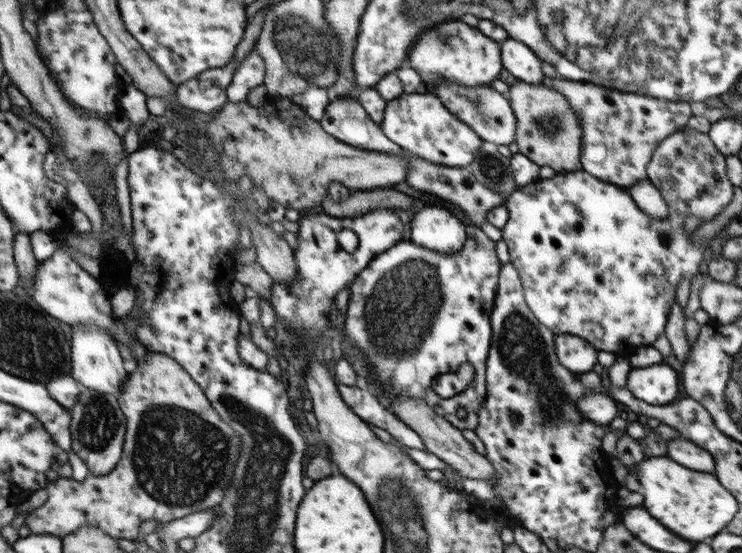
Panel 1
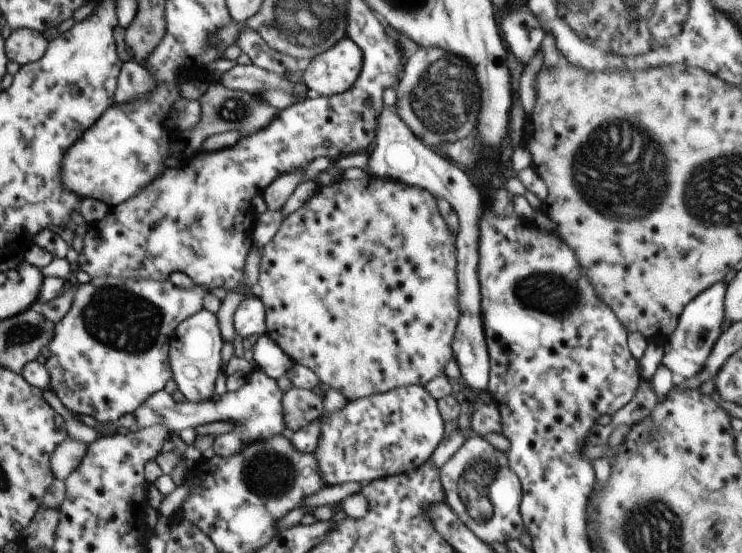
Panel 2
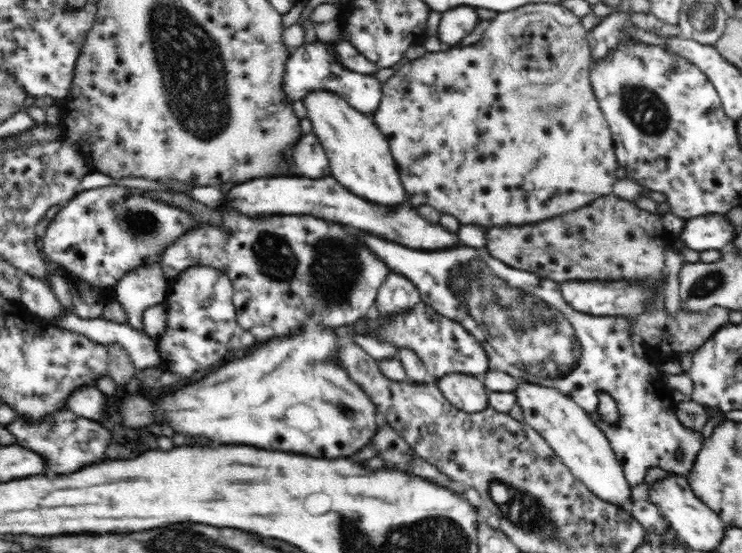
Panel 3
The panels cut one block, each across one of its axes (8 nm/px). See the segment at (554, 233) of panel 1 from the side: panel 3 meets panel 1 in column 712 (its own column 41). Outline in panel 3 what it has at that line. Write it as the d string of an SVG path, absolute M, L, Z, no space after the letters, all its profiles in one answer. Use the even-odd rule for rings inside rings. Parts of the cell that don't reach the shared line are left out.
M108 186L84 190L61 206L60 211L49 222L39 245L50 261L62 265L66 272L103 296L106 291L114 292L118 281L125 274L131 273L142 263L153 263L166 248L199 226L202 226L202 222L197 222L190 213L170 203L152 200L146 193L133 195L130 188Z

